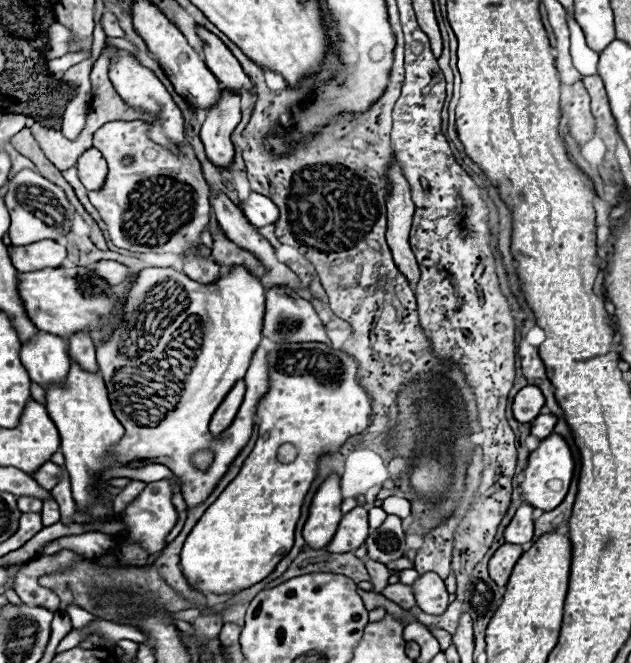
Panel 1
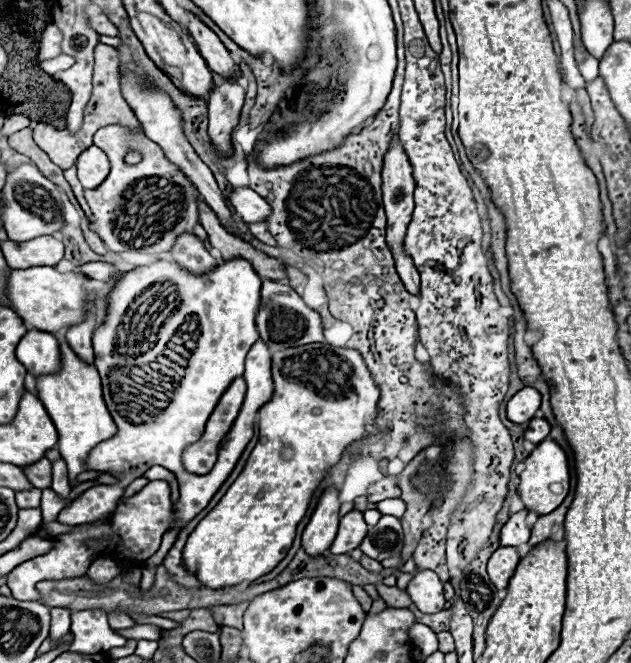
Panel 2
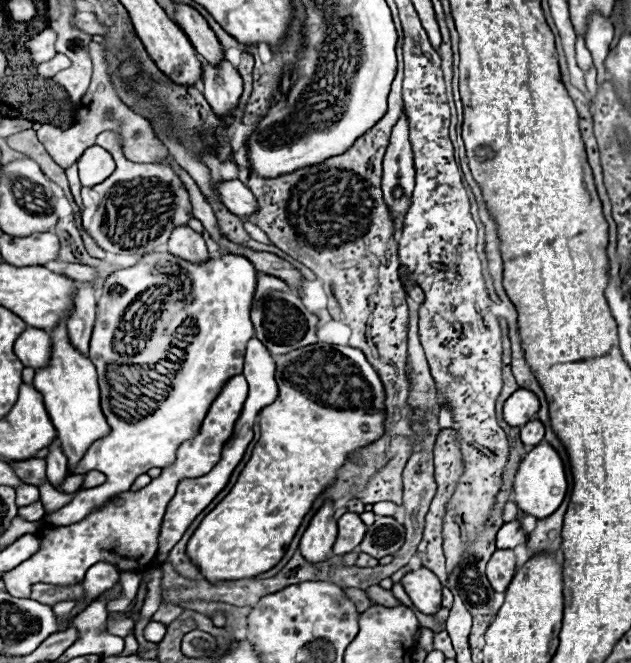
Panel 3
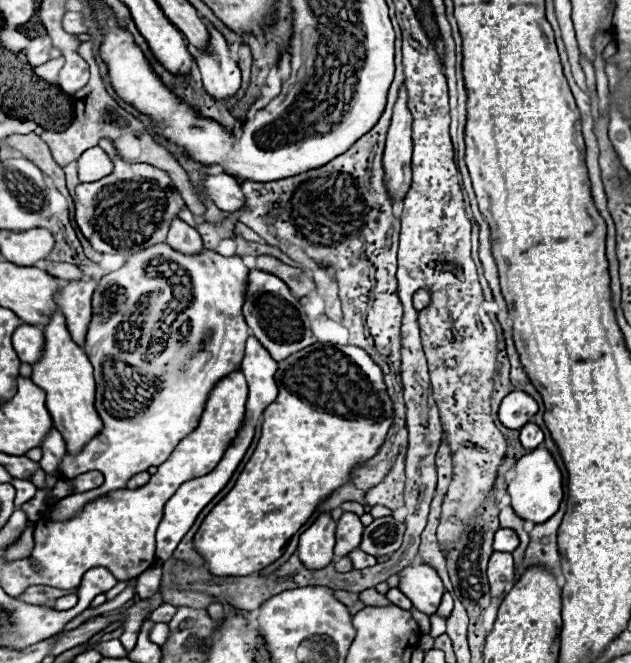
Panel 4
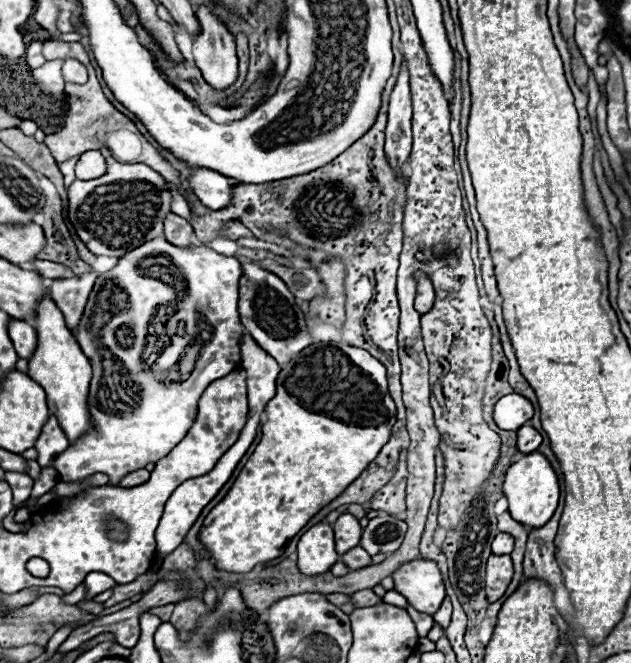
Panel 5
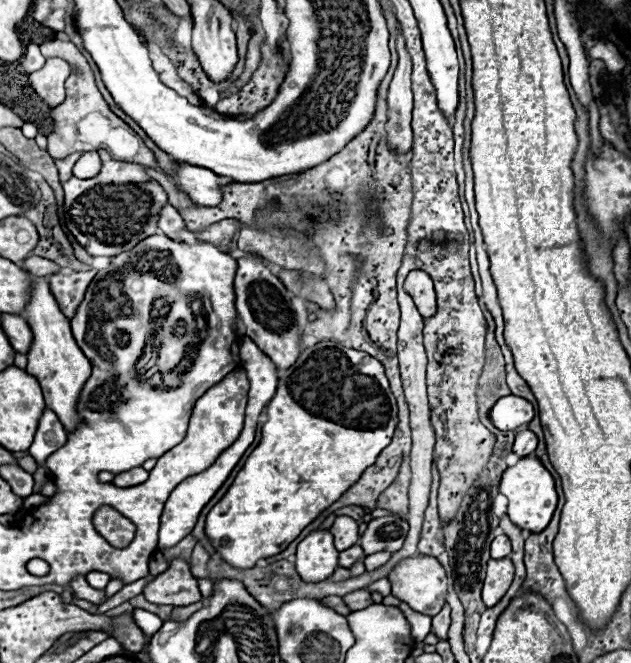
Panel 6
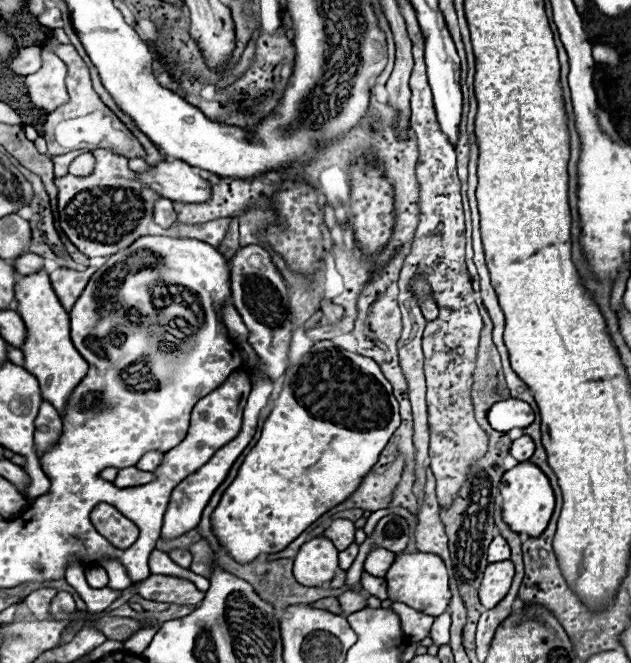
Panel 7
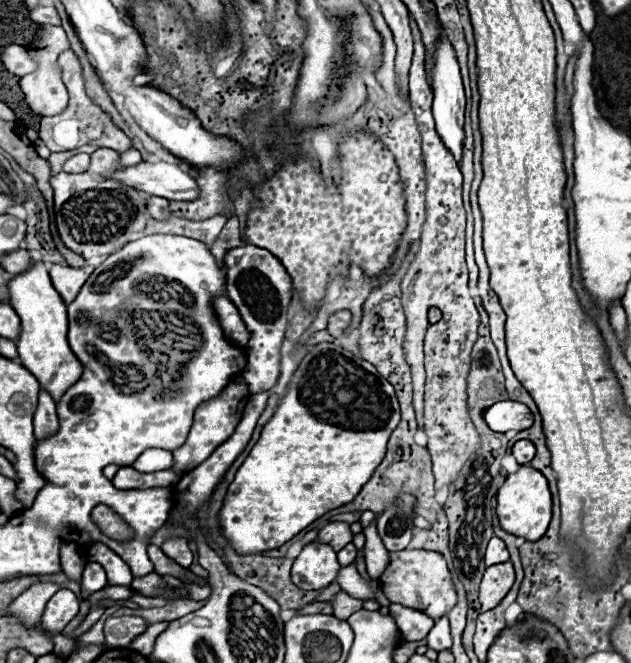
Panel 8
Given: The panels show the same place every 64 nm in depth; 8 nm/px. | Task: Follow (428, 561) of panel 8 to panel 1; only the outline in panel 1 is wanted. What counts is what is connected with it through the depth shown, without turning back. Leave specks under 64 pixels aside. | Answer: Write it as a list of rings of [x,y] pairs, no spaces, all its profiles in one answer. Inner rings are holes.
[[[434,572],[418,576],[418,580],[412,584],[412,592],[416,606],[428,614],[442,614],[450,604],[444,580]]]

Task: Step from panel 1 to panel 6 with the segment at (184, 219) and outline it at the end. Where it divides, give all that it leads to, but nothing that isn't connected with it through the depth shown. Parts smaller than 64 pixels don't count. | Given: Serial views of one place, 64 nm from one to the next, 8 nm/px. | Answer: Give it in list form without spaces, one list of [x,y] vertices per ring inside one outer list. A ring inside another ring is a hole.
[[[98,150],[98,154],[102,160],[98,176],[90,180],[70,178],[62,182],[64,226],[90,256],[116,256],[144,240],[144,236],[156,234],[160,204],[168,202],[168,196],[164,188],[142,170],[142,166],[114,160],[106,150]]]

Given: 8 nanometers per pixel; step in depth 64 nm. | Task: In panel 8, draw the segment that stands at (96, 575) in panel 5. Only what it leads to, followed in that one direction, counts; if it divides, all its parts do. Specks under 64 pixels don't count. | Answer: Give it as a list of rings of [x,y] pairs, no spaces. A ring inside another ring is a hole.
[[[98,562],[86,564],[82,572],[82,598],[88,598],[90,594],[102,590],[106,584],[106,572]]]

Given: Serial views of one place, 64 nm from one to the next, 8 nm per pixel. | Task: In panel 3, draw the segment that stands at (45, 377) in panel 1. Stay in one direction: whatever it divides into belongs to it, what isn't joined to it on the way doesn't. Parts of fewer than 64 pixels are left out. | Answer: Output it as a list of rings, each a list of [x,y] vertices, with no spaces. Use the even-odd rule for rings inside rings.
[[[26,328],[16,338],[14,352],[24,366],[42,368],[50,360],[50,334],[40,328]]]

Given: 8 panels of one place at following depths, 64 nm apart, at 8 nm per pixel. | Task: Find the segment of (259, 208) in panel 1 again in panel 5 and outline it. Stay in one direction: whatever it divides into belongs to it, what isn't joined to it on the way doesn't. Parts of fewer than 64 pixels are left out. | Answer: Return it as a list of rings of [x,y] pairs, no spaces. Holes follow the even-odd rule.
[[[192,168],[188,186],[196,194],[196,198],[212,210],[224,208],[232,200],[232,182],[208,168]]]

